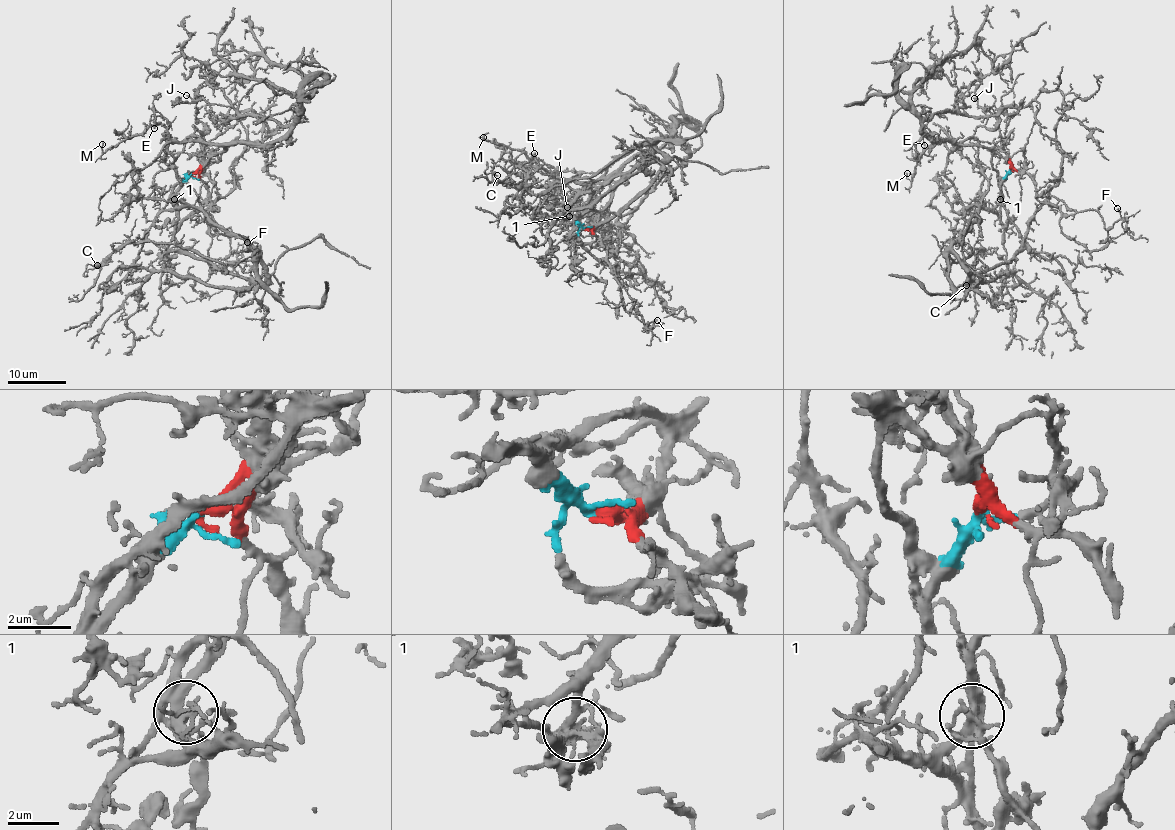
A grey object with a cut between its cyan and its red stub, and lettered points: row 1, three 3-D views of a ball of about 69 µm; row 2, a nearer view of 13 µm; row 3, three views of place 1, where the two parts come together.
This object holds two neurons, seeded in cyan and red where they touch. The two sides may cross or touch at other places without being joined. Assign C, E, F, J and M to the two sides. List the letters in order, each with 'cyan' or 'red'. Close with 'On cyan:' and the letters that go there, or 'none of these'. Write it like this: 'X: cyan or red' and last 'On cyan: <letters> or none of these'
C: cyan
E: red
F: cyan
J: red
M: red
On cyan: C, F

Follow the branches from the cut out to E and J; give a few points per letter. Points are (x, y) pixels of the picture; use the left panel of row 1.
E: (191, 173), (198, 173), (210, 157), (225, 148), (221, 144), (201, 141), (173, 141), (156, 119), (153, 128)
J: (191, 173), (200, 164), (204, 125), (195, 117), (196, 101), (186, 95)

